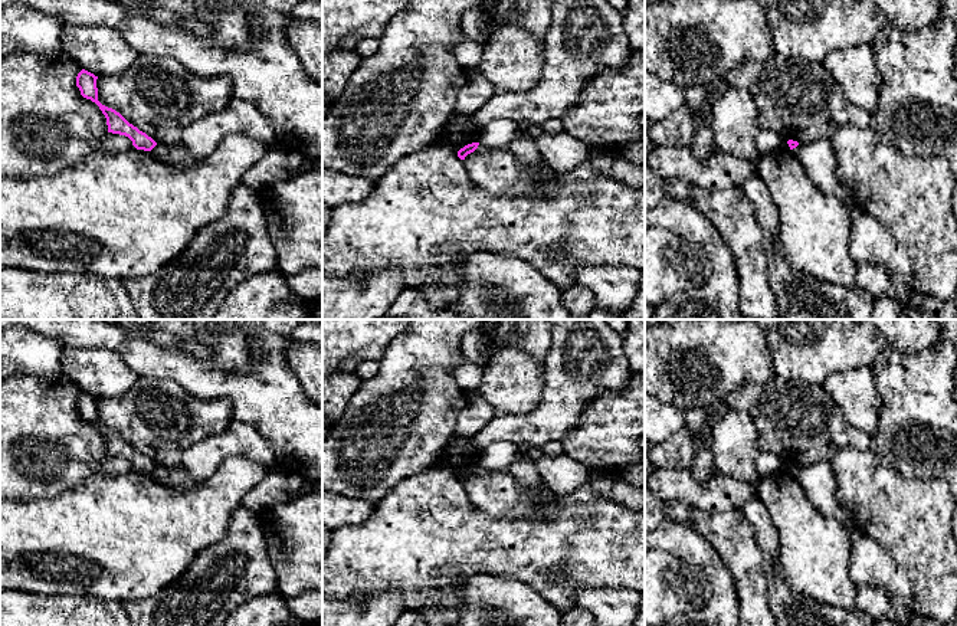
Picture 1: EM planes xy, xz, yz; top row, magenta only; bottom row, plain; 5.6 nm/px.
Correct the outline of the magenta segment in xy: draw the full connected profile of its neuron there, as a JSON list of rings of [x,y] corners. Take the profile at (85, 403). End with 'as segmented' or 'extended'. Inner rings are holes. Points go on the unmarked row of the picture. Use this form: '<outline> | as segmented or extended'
[[[82,391],[76,399],[76,409],[83,420],[91,422],[99,429],[106,440],[108,455],[128,459],[137,472],[151,473],[157,468],[151,459],[130,446],[119,435],[98,423],[96,402],[98,399]]] | as segmented

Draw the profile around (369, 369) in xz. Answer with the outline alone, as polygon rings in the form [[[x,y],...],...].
[[[366,361],[357,367],[354,371],[363,381],[370,380],[374,377],[378,371],[378,363],[374,361]]]

